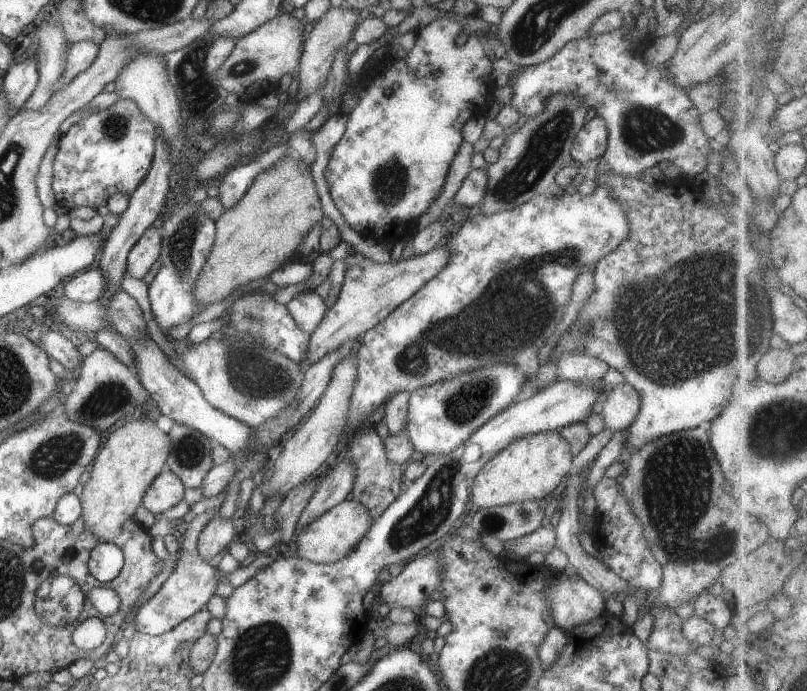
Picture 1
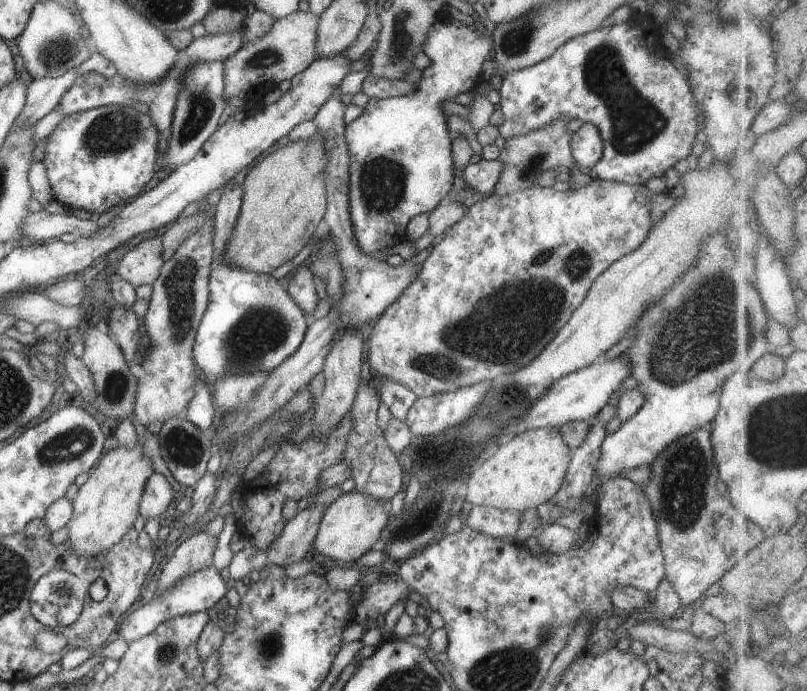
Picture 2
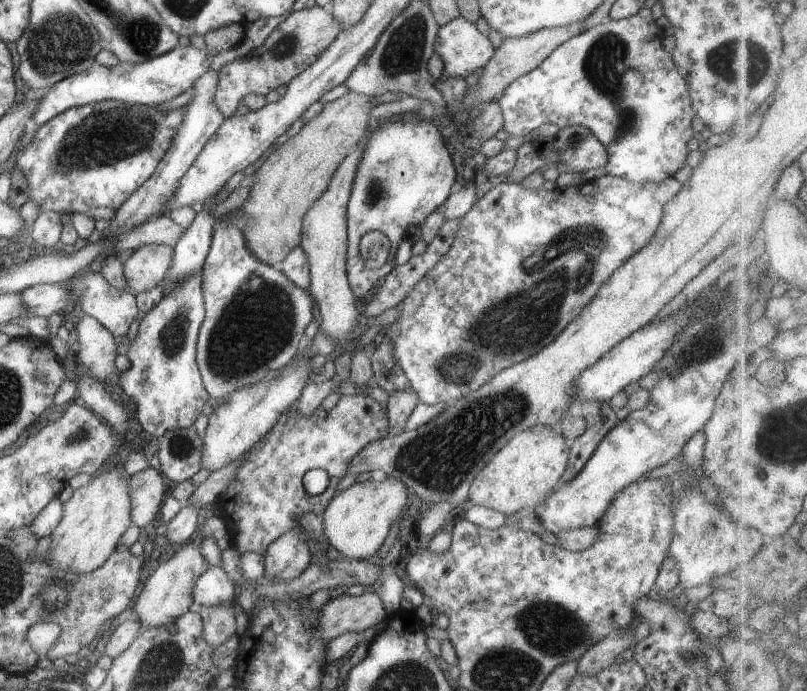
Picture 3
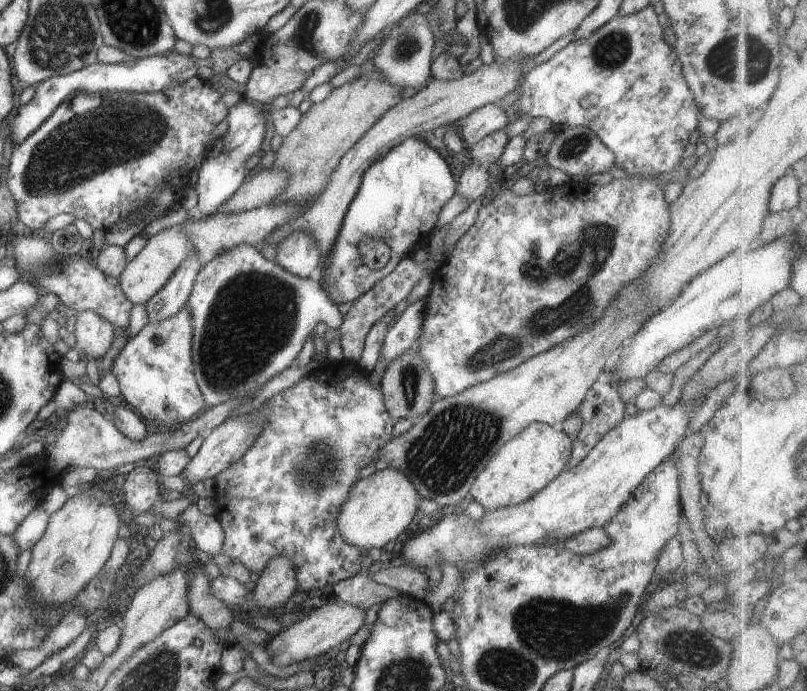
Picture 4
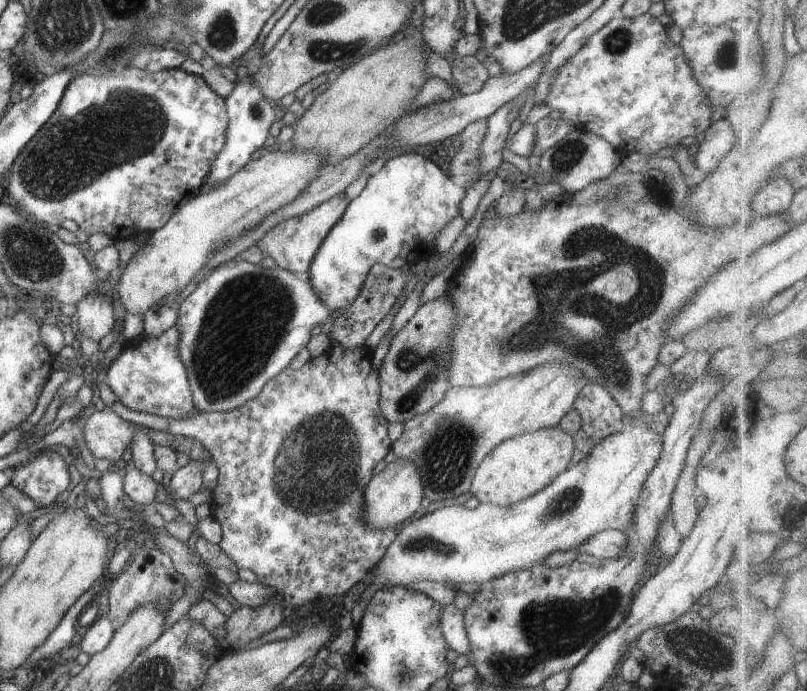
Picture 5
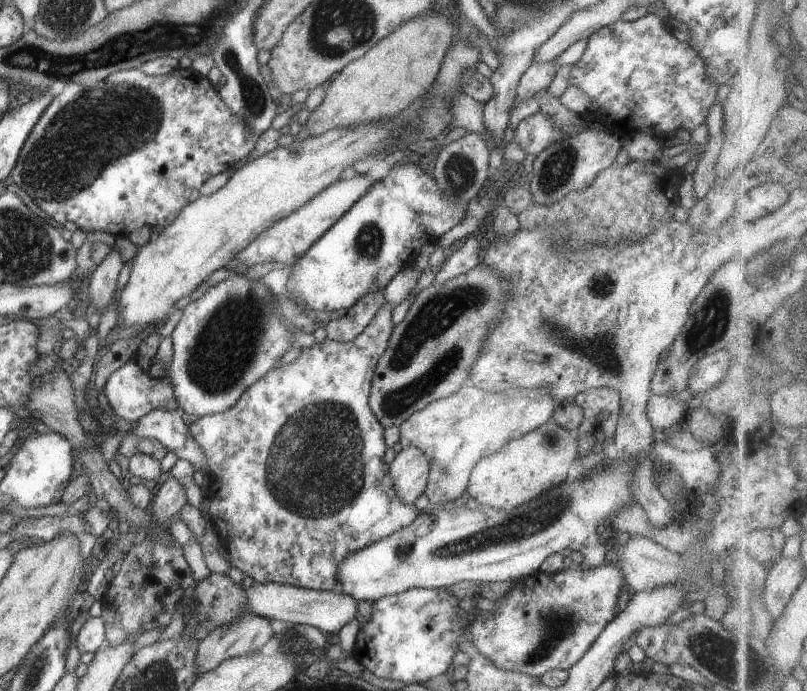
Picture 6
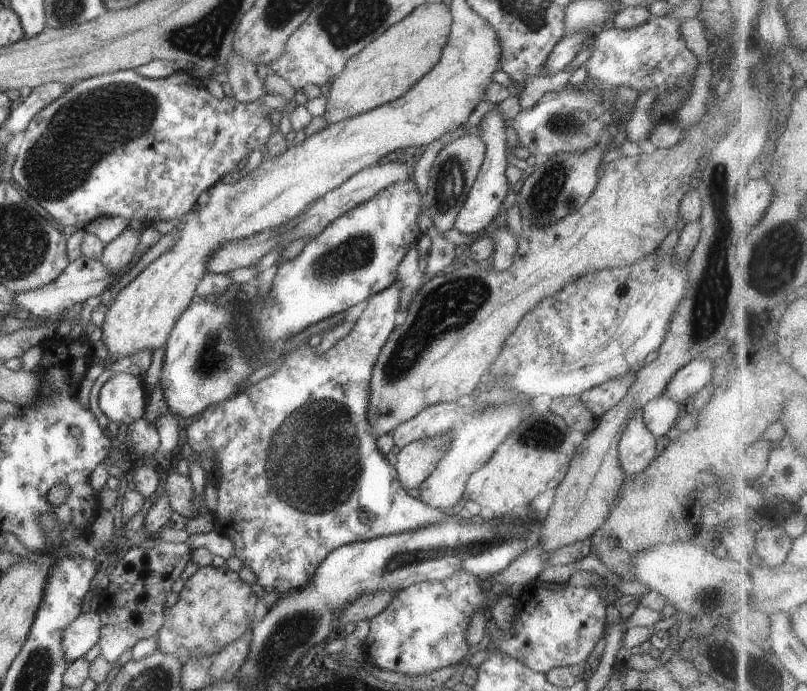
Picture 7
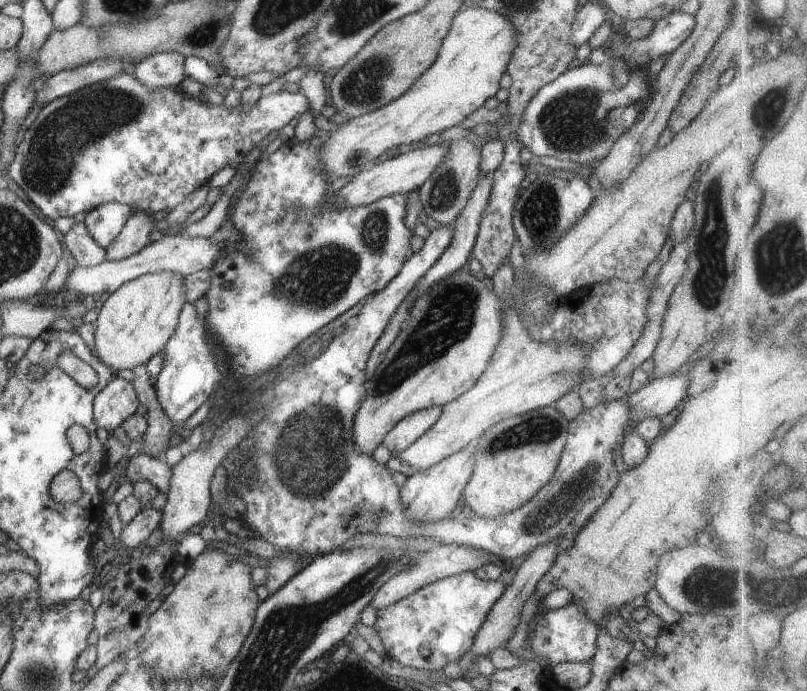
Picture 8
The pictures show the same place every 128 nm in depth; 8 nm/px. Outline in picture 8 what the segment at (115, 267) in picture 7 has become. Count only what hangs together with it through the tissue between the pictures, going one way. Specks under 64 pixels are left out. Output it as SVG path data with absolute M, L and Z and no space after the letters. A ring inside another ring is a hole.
M134 212L122 232L105 249L107 261L118 262L149 246L150 233L154 230L154 221L157 218L157 215L149 212Z

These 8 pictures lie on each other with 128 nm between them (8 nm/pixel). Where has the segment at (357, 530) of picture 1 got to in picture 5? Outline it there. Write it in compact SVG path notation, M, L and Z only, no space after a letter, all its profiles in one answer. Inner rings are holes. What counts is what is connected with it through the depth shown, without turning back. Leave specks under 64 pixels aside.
M400 458L387 464L380 473L374 474L366 485L365 518L366 524L375 529L387 529L392 525L404 524L419 510L426 488L417 464L410 459Z

